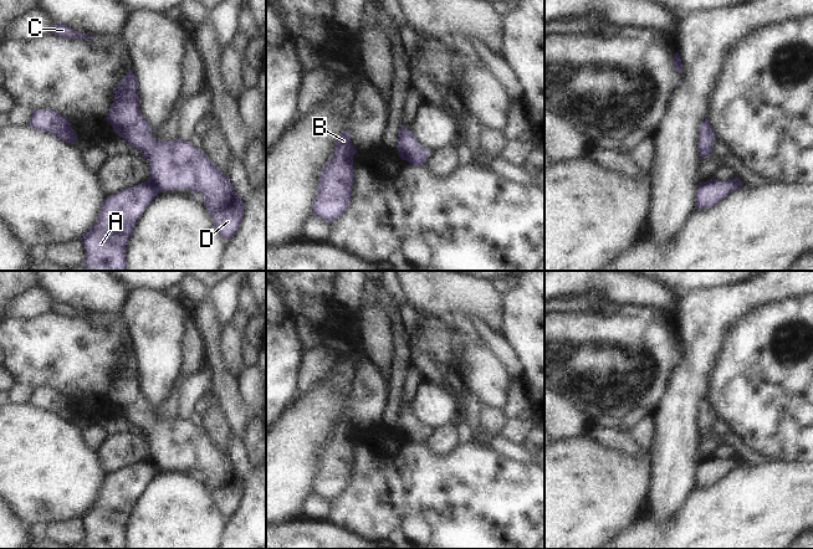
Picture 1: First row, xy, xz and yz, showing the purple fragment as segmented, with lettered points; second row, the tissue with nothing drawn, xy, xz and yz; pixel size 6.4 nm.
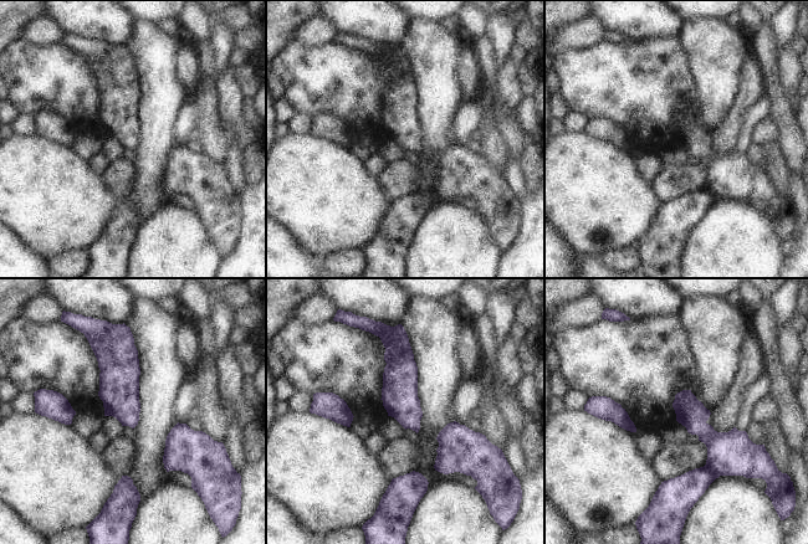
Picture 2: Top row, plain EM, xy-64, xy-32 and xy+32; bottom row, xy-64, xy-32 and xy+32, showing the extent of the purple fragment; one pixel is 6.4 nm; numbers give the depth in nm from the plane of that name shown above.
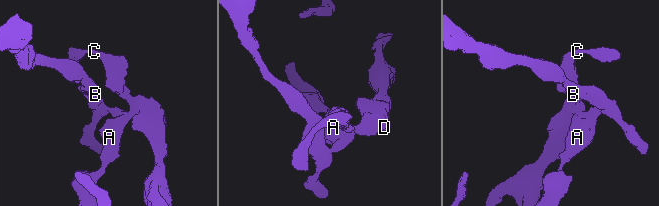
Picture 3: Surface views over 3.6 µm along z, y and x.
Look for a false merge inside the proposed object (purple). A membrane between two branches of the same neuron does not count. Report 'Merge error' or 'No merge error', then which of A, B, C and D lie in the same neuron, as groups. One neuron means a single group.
No merge error. Groups: A B C D.

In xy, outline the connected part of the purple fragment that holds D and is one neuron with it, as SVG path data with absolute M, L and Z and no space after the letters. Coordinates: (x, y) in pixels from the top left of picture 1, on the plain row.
M129 349L114 366L114 378L107 392L113 410L129 424L142 429L149 441L149 457L133 466L127 466L107 474L94 502L81 517L85 525L83 543L88 549L126 549L126 528L134 503L152 481L164 468L193 468L204 473L204 484L210 492L215 508L227 519L241 504L244 481L234 470L229 455L223 452L204 431L189 420L162 420L152 416L152 406L139 389L138 363L136 354Z

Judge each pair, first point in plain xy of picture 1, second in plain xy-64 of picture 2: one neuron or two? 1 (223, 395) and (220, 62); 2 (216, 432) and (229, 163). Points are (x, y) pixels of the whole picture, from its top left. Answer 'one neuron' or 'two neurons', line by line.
1: two neurons
2: two neurons

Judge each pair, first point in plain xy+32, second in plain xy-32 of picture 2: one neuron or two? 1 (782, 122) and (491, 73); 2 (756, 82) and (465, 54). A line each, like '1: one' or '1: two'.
1: one
2: one

